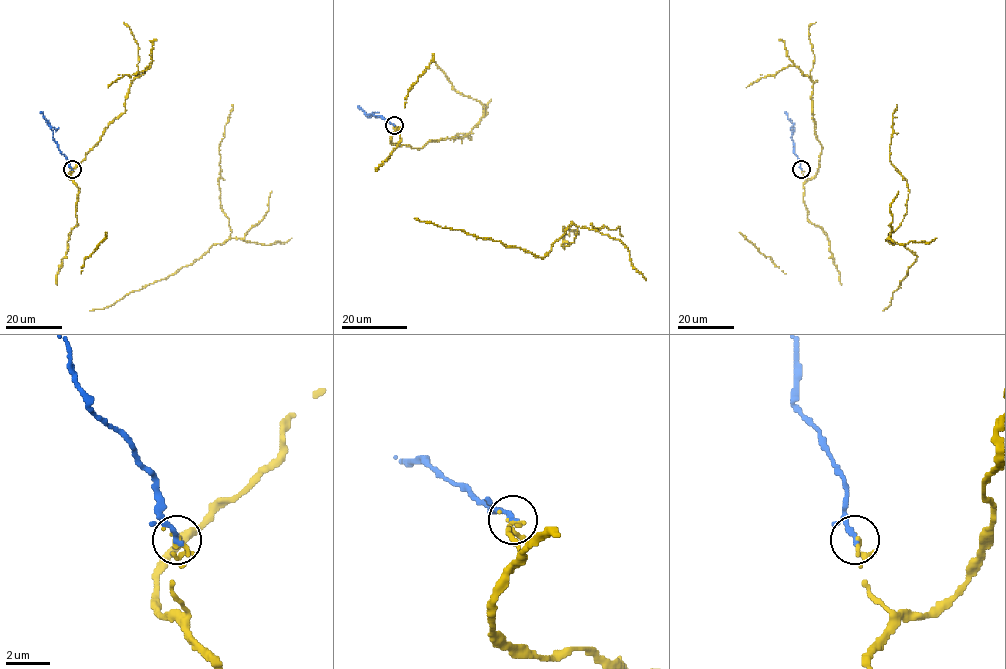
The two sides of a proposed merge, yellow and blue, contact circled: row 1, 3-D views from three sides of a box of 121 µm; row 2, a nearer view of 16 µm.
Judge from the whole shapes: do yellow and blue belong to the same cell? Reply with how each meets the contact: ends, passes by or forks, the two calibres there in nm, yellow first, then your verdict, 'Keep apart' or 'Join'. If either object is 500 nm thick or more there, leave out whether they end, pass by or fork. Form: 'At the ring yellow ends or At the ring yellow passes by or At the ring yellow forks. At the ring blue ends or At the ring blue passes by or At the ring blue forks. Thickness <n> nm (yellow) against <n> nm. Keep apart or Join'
At the ring yellow passes by. At the ring blue ends. Thickness 190 nm (yellow) against 280 nm. Join

